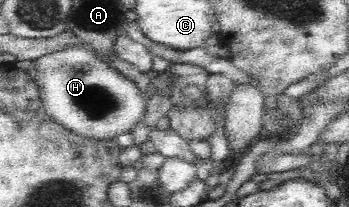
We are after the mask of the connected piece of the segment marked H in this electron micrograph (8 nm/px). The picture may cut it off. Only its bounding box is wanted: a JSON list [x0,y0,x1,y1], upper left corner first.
[34,44,146,140]

